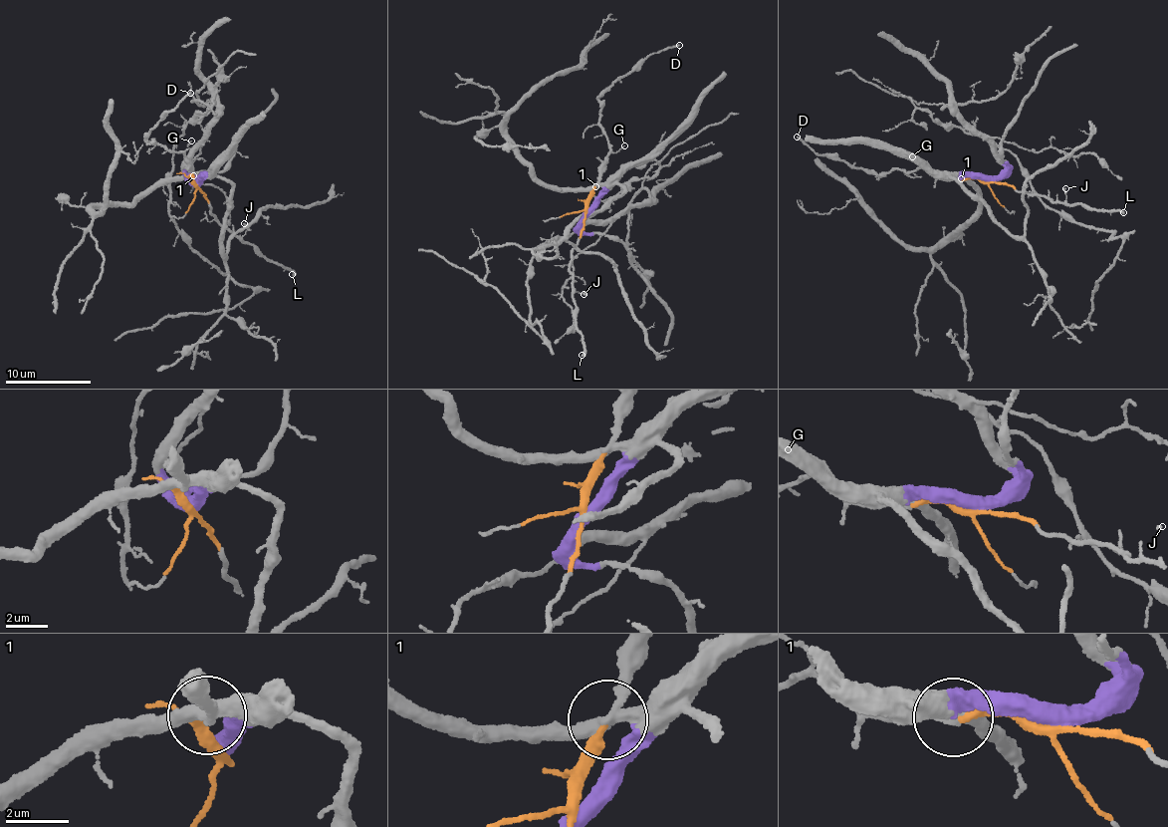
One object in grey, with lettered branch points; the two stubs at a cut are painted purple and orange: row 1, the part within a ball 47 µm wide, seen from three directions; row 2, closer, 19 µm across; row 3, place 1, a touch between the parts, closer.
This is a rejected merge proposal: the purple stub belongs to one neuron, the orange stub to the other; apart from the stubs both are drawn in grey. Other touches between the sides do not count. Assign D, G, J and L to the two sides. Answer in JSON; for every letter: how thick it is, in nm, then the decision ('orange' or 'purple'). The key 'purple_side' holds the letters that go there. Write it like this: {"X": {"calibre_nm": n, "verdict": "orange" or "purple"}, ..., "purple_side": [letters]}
{"D": {"calibre_nm": 170, "verdict": "orange"}, "G": {"calibre_nm": 90, "verdict": "orange"}, "J": {"calibre_nm": 140, "verdict": "orange"}, "L": {"calibre_nm": 280, "verdict": "orange"}, "purple_side": []}

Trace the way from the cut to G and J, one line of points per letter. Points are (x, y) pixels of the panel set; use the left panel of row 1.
G: (197, 187), (190, 176), (194, 176), (186, 168), (185, 155), (192, 141)
J: (197, 187), (206, 193), (211, 214), (229, 230), (241, 235), (247, 227), (244, 223)

